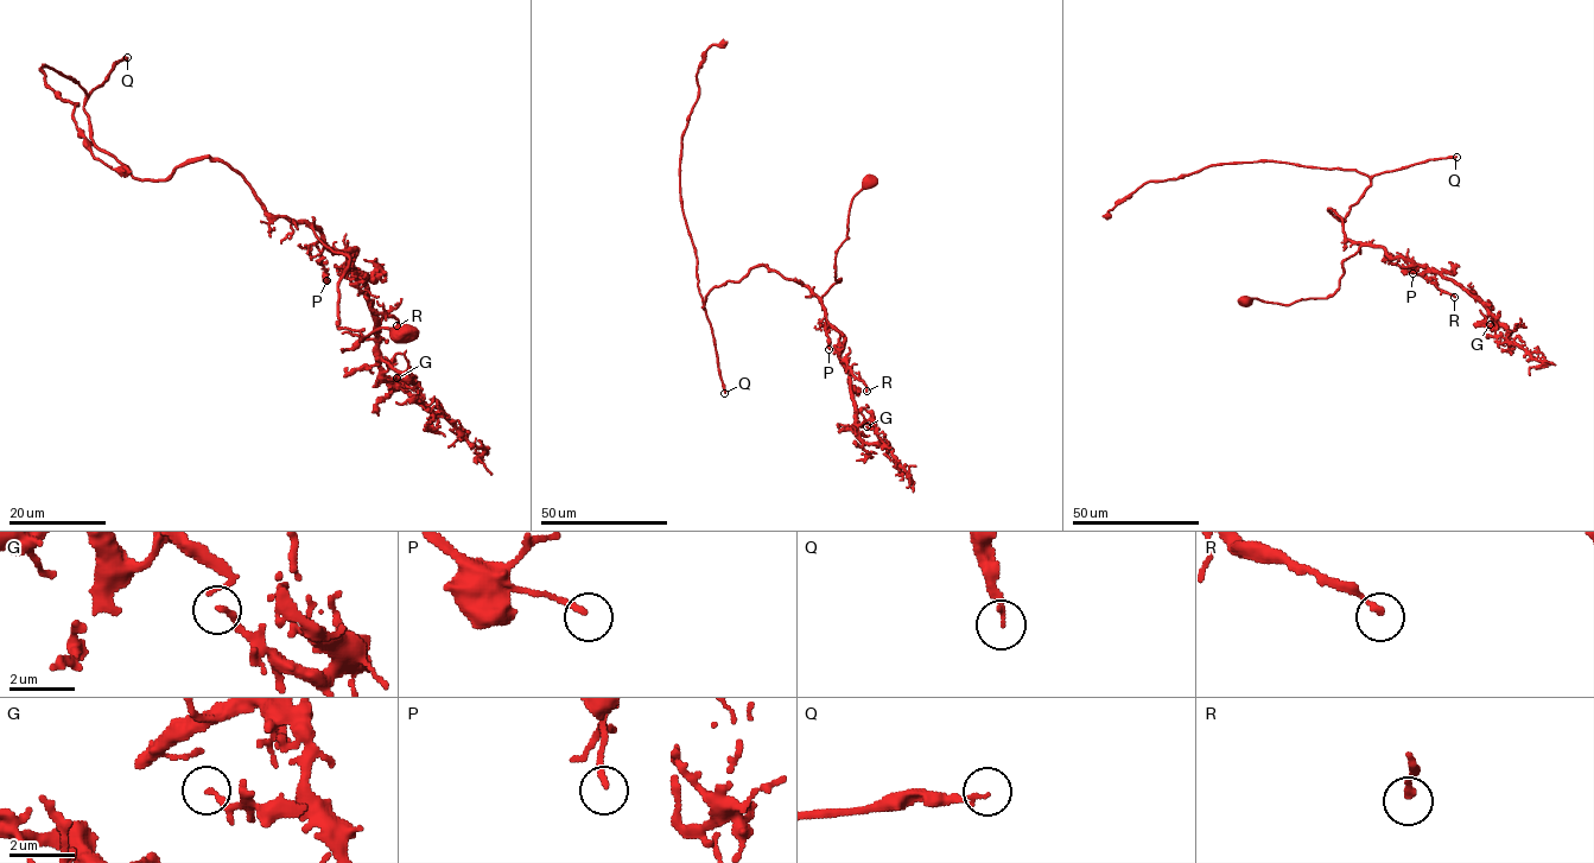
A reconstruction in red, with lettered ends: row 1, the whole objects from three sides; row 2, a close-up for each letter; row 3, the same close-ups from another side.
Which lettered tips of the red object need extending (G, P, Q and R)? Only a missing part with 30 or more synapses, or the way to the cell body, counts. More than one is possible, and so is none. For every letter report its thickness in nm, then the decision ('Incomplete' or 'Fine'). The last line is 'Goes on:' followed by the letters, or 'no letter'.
G: Thickness 180 nm. Fine
P: Thickness 160 nm. Fine
Q: Thickness 100 nm. Incomplete
R: Thickness 190 nm. Fine
Goes on: Q

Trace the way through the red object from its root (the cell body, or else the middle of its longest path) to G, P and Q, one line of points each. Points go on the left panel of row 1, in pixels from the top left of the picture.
G: (404, 335), (337, 327), (348, 258), (312, 227), (356, 251), (378, 351), (414, 385), (397, 378)
P: (404, 335), (378, 328), (362, 341), (337, 327), (348, 258), (312, 227), (326, 280)
Q: (404, 335), (338, 328), (348, 258), (272, 216), (224, 163), (139, 179), (94, 145), (84, 99), (127, 57)

